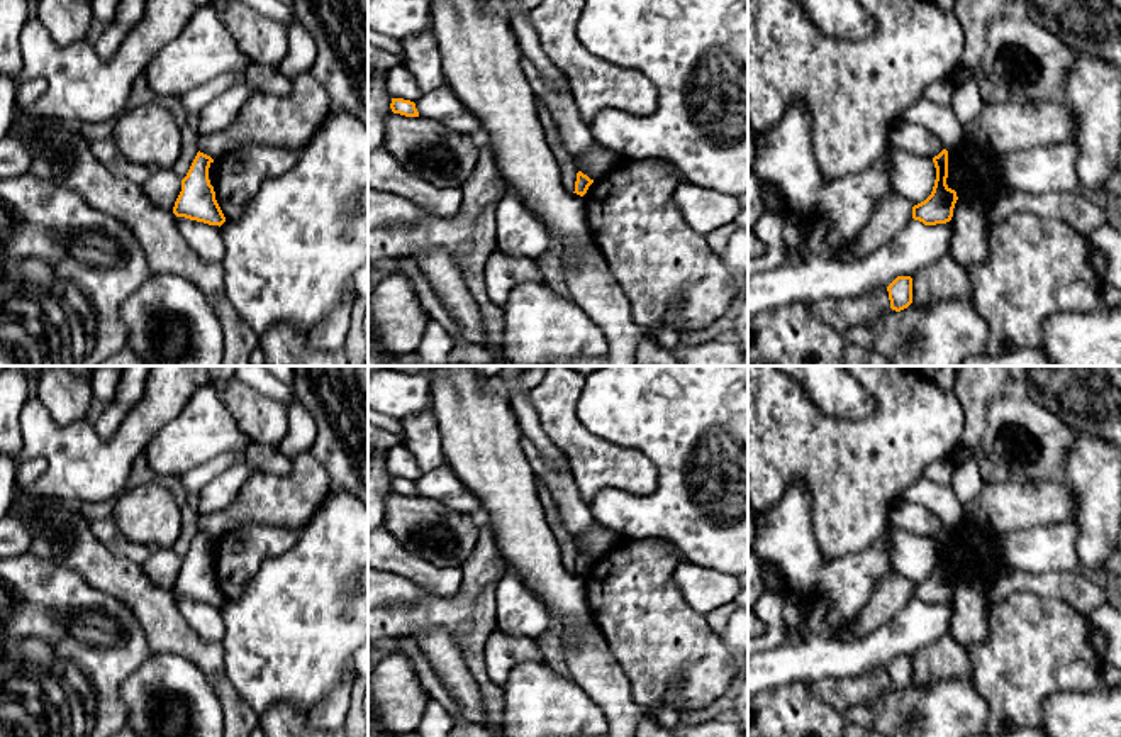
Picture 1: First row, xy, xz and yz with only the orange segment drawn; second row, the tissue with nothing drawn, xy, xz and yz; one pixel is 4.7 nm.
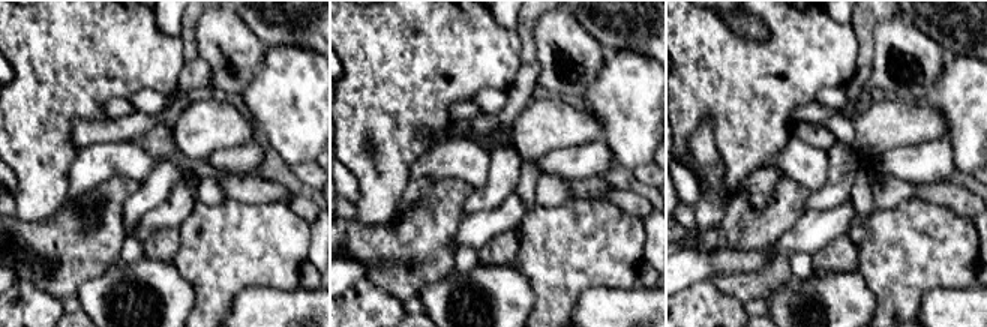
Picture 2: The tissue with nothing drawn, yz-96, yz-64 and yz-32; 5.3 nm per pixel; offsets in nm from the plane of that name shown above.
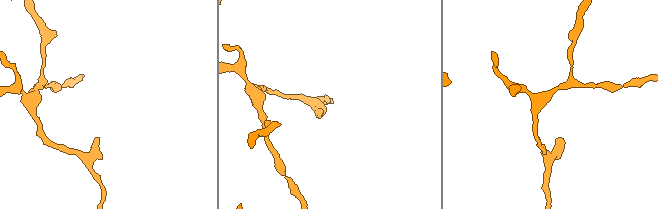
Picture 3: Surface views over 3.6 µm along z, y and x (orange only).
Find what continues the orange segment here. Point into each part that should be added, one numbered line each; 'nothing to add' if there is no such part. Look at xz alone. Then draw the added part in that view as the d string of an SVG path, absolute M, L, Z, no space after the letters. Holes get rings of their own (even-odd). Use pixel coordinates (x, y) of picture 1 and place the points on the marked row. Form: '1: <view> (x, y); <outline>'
nothing to add

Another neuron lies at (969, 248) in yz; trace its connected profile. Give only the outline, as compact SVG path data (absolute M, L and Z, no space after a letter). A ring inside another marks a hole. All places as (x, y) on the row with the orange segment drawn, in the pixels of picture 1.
M960 197L950 224L953 232L948 254L955 263L967 271L987 263L985 232L989 222L982 202L975 197Z

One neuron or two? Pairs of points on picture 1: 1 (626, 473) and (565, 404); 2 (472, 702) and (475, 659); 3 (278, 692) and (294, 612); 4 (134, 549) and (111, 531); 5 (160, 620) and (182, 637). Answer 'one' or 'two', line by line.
1: one
2: two
3: one
4: one
5: one

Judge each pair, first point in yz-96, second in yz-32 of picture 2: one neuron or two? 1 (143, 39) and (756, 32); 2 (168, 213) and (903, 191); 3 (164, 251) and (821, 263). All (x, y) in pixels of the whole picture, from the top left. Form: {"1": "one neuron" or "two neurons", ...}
{"1": "two neurons", "2": "two neurons", "3": "one neuron"}

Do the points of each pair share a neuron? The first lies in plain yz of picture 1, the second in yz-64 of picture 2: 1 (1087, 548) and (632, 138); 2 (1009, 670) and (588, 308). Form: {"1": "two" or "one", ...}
{"1": "one", "2": "two"}

